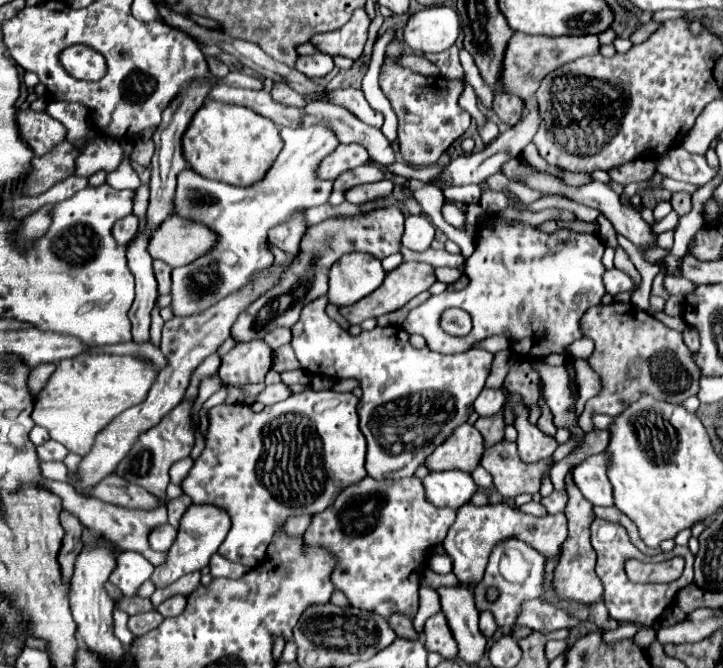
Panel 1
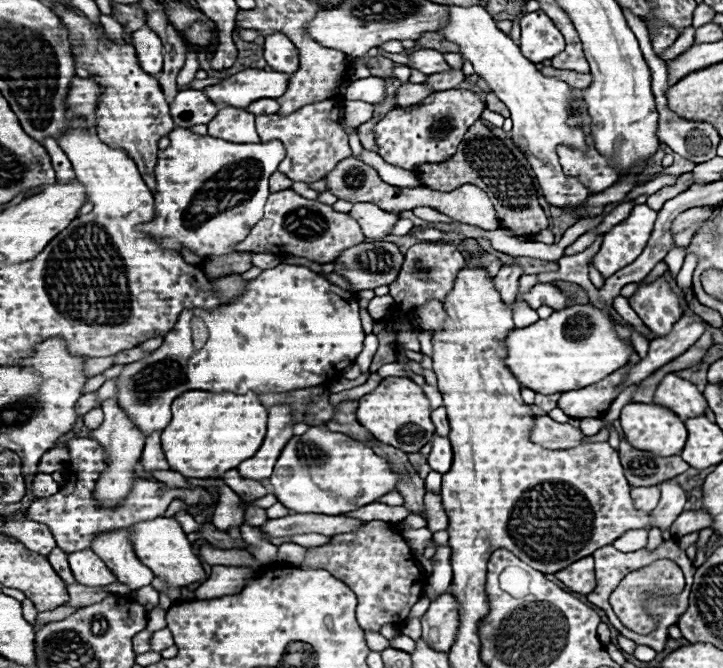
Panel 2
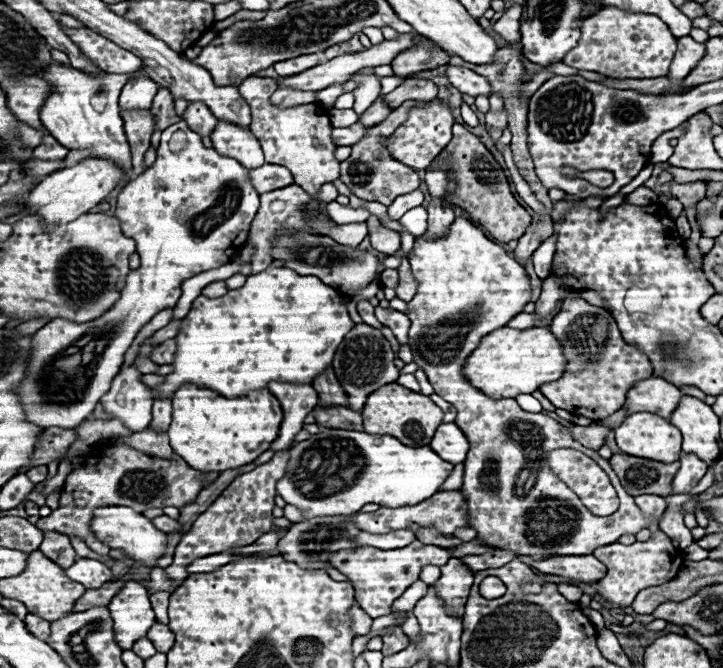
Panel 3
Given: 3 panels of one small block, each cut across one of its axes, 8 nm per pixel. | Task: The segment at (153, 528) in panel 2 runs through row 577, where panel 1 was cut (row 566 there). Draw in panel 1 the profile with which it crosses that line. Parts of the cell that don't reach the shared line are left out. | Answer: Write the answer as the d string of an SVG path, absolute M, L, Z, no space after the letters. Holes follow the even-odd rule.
M192 504L180 520L178 536L176 536L172 548L166 552L168 554L166 562L154 568L154 574L150 578L152 584L156 588L166 588L172 582L176 582L180 576L202 570L204 566L208 566L210 556L224 542L224 536L228 534L228 530L230 530L230 516L222 508L208 506L208 504Z

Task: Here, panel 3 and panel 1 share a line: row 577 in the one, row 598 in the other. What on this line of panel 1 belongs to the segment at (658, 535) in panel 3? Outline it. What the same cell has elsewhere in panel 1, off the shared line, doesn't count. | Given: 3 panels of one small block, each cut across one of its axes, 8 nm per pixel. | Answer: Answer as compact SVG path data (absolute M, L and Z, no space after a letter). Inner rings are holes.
M594 518L594 522L590 524L590 530L592 530L592 546L594 546L596 554L598 554L596 574L600 576L602 584L604 584L604 604L606 604L610 616L614 620L618 620L618 622L640 624L640 626L648 626L650 628L662 616L662 612L674 604L676 592L680 588L688 586L694 580L694 570L692 570L694 558L692 558L690 550L682 548L682 546L676 546L668 554L654 556L654 560L666 560L666 558L682 556L686 560L686 566L684 566L684 572L682 572L682 576L678 580L668 582L668 584L636 584L636 582L632 582L626 576L624 570L626 560L637 559L637 548L632 546L632 542L628 540L626 530L620 524L614 524L614 522L608 522L608 520L600 520L600 518Z

